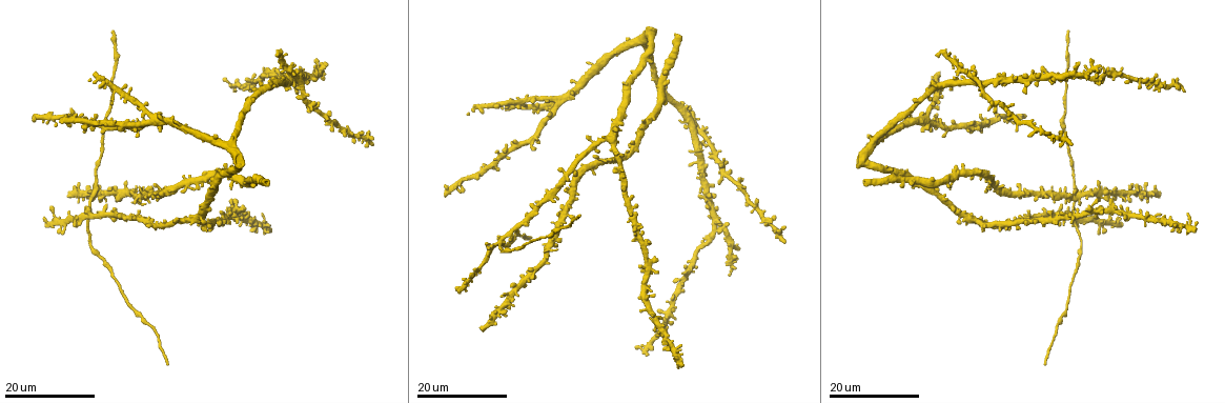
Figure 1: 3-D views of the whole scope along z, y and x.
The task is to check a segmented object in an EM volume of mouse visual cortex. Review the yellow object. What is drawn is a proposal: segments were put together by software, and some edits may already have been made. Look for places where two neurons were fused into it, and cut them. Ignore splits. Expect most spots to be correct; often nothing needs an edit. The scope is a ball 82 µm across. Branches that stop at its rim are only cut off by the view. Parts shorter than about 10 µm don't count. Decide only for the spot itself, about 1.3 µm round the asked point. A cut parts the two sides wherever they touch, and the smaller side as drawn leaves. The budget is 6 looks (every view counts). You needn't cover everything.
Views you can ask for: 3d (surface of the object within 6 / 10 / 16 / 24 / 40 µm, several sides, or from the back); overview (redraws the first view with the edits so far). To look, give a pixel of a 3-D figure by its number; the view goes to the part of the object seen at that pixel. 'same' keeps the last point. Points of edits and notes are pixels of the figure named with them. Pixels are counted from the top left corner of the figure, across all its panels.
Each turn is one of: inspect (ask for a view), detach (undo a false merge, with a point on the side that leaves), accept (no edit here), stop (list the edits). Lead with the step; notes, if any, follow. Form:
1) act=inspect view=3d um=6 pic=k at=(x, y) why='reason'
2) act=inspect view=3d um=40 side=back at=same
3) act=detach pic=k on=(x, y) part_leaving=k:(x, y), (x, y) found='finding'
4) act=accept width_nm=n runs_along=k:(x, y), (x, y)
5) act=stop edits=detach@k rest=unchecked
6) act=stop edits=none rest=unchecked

act=inspect view=3d um=24 pic=1 at=(717, 229)

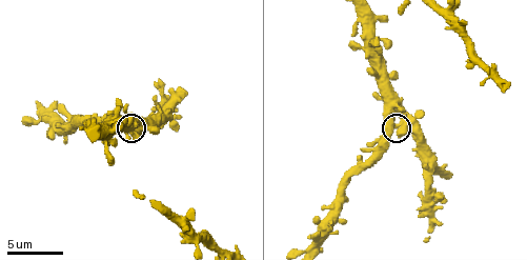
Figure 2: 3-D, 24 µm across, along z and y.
act=inspect view=3d um=6 pic=2 at=(392, 125)

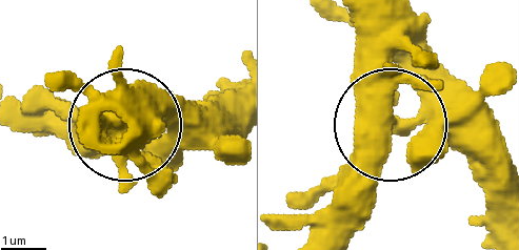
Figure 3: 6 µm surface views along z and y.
act=accept width_nm=570 found='one neuron here'

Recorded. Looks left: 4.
act=inspect view=3d um=24 pic=1 at=(966, 79)

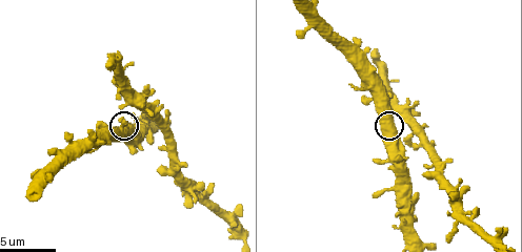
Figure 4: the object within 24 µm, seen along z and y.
act=inspect view=3d um=10 pic=4 at=(123, 127) why='zoom in'

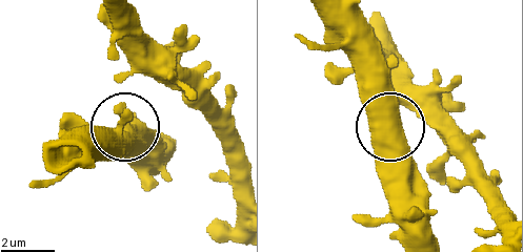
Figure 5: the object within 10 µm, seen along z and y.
act=accept found='continuous, no second neuron'

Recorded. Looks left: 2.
act=inspect view=3d um=16 pic=1 at=(193, 220)

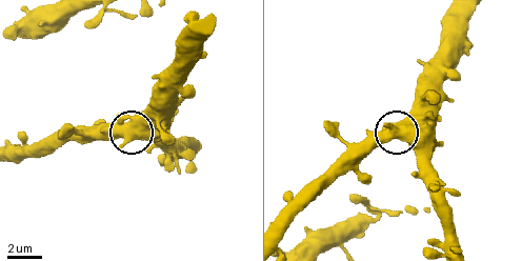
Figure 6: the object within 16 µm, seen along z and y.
act=inspect view=3d um=10 pic=6 at=(398, 137)

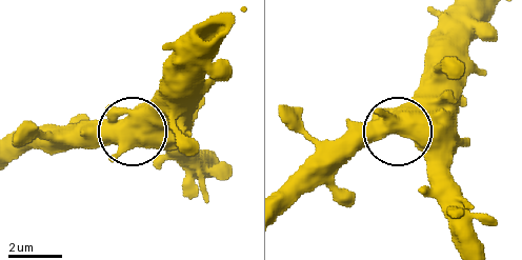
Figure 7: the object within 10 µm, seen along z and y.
act=accept found='continuous, no second neuron'

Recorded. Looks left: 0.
act=stop edits=none rest=unchecked

